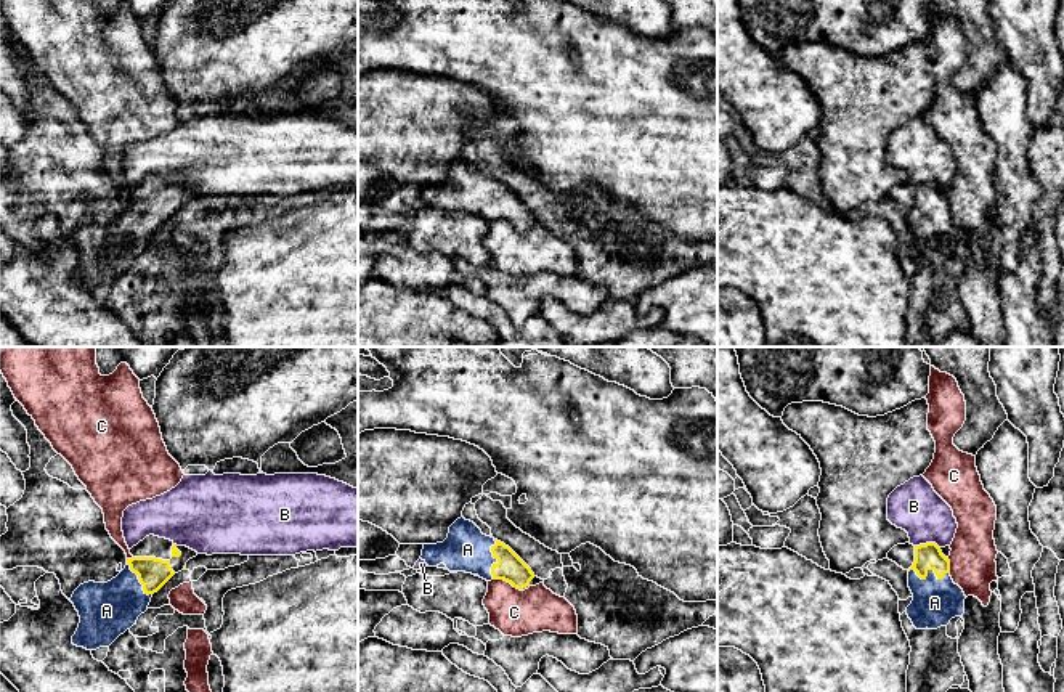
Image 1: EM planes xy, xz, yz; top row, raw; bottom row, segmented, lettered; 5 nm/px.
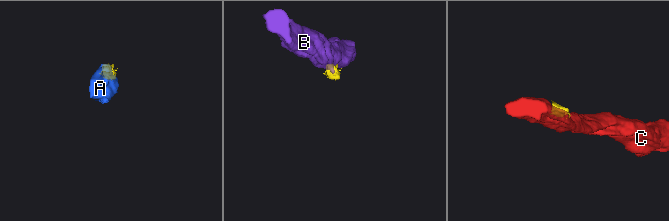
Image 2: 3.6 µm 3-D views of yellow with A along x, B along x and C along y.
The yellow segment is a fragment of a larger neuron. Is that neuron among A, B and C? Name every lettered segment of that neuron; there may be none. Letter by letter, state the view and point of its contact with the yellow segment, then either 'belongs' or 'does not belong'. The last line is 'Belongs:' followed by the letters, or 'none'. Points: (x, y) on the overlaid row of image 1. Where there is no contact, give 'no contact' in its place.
A: yz (926, 572) | belongs
B: yz (928, 543) | does not belong
C: xz (506, 580) | does not belong
Belongs: A

